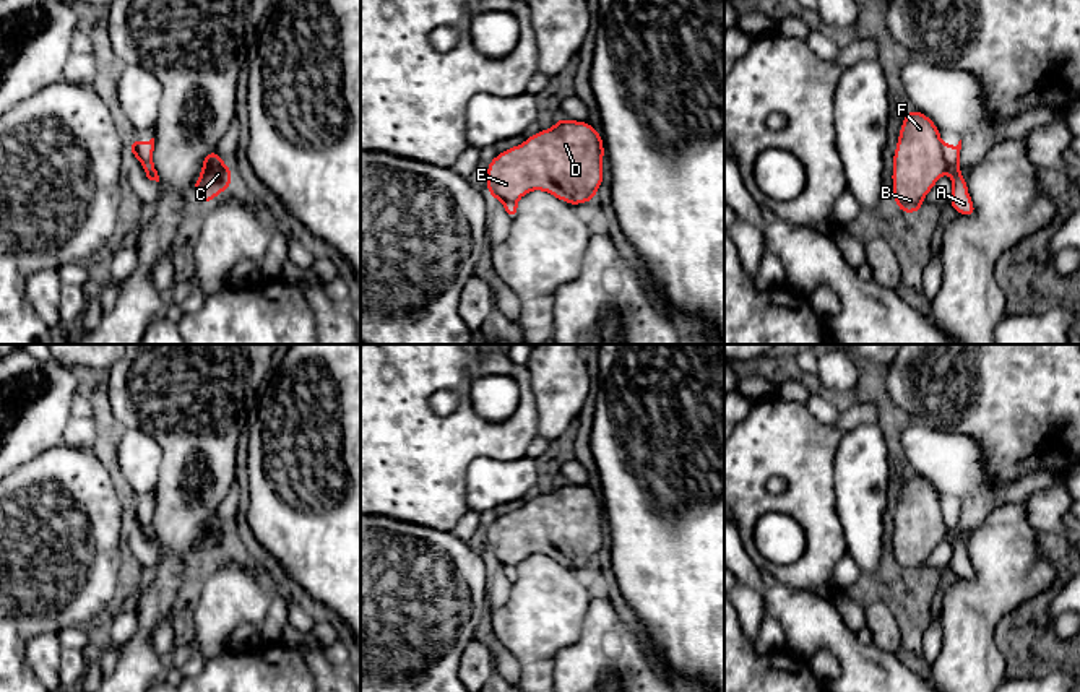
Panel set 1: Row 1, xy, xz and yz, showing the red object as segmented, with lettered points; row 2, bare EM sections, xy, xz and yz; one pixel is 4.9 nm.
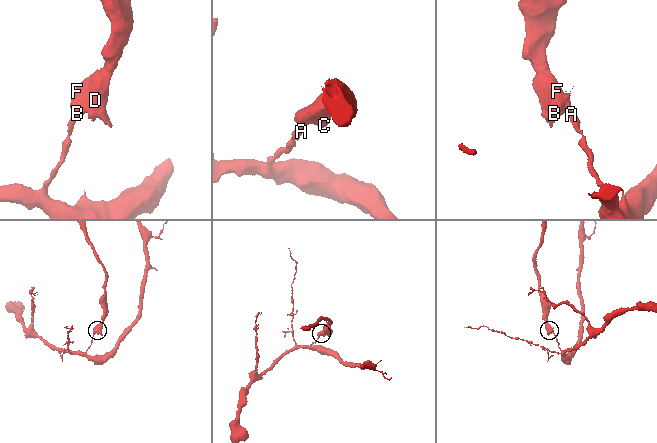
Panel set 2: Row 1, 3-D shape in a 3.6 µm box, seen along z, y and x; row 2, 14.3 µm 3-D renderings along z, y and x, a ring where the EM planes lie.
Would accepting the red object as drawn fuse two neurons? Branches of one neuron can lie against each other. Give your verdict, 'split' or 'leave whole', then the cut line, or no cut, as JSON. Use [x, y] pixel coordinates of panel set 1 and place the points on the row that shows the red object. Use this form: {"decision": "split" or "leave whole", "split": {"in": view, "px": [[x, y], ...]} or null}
{"decision": "split", "split": {"in": "yz", "px": [[941, 143], [947, 169]]}}

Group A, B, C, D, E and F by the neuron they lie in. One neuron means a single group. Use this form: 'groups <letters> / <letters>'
groups A / B C D E F

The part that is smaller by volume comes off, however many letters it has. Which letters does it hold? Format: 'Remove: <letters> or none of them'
Remove: B, C, D, E, F

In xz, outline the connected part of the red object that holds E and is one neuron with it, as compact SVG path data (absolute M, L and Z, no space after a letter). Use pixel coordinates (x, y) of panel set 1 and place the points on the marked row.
M557 119L549 130L531 135L526 141L497 154L487 166L487 192L490 198L516 203L533 190L544 190L573 206L594 200L603 184L604 145L601 133L588 120Z

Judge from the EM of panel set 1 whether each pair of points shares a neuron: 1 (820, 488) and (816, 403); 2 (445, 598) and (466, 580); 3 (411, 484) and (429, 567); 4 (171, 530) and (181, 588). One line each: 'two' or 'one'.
1: two
2: one
3: two
4: one

